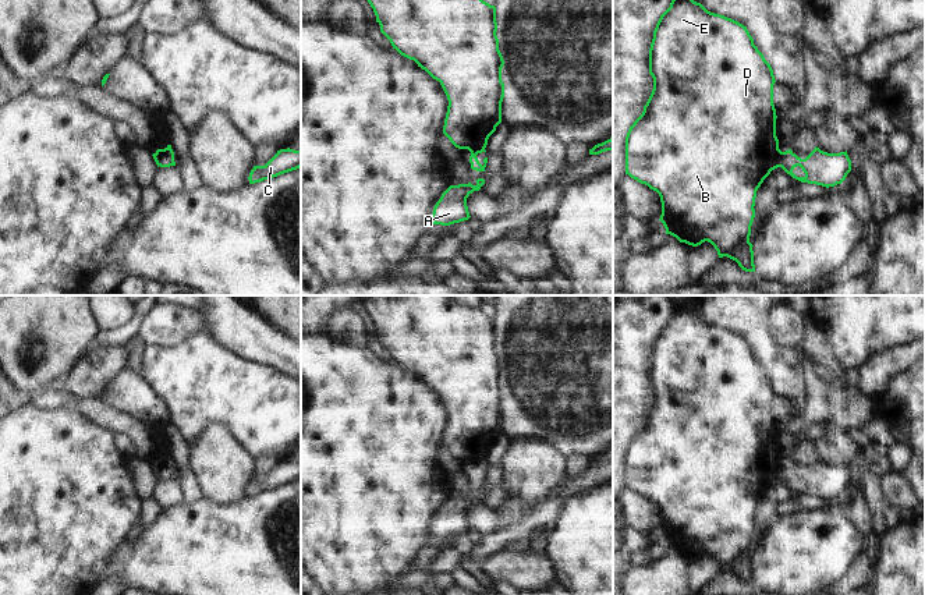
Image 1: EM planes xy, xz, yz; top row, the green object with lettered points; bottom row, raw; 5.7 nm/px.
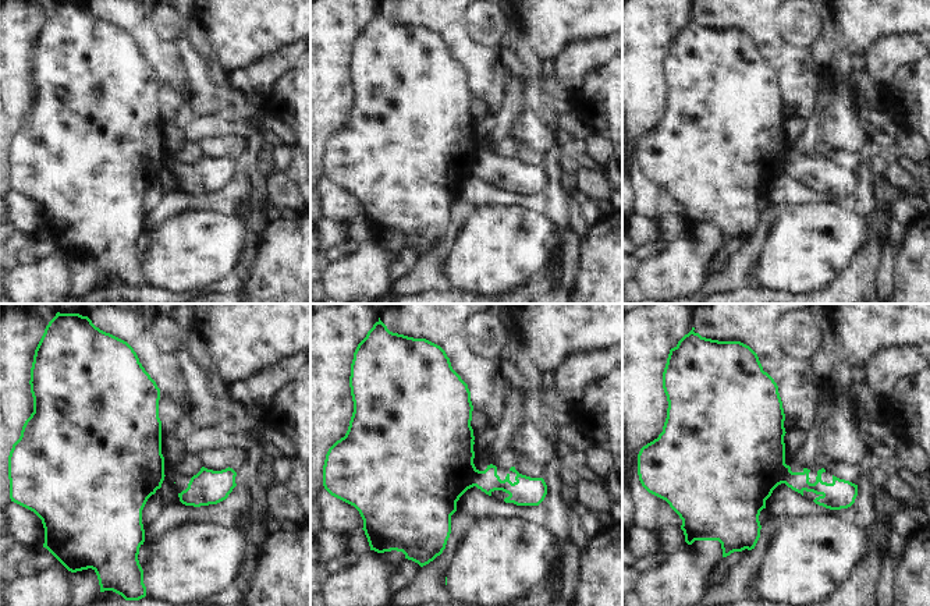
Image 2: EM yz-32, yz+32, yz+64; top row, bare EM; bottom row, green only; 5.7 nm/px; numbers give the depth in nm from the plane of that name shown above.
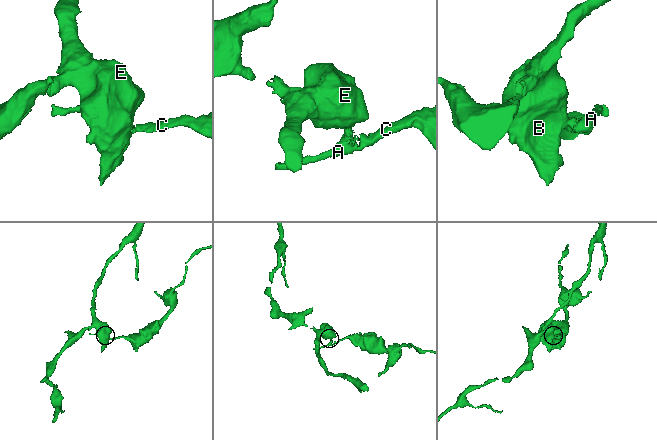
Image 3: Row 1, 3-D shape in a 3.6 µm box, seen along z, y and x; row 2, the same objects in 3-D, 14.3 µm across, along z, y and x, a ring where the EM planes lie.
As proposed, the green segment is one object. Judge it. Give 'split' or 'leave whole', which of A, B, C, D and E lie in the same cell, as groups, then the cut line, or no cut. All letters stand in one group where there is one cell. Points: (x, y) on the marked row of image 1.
split; A C / B D E; cut in yz along (779, 149), (778, 166)

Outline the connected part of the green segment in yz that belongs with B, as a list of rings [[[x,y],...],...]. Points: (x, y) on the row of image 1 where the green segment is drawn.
[[[671,0],[653,31],[649,74],[653,78],[652,93],[625,137],[625,174],[659,194],[659,220],[666,234],[692,247],[708,241],[719,258],[727,256],[743,270],[755,272],[749,235],[756,191],[779,167],[780,150],[773,105],[776,79],[770,64],[743,24],[710,13],[694,0]]]

